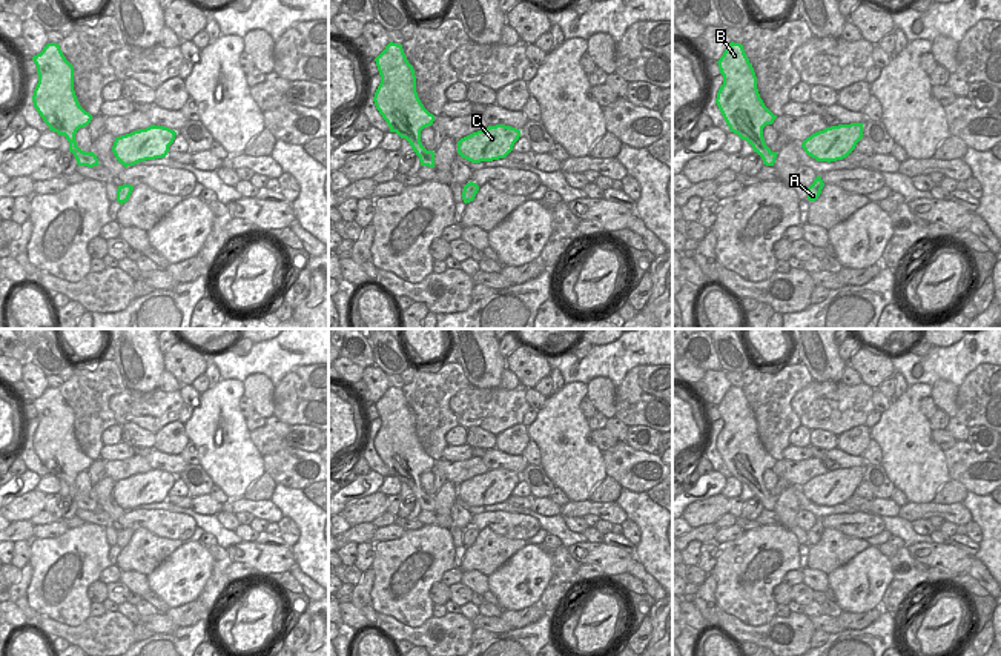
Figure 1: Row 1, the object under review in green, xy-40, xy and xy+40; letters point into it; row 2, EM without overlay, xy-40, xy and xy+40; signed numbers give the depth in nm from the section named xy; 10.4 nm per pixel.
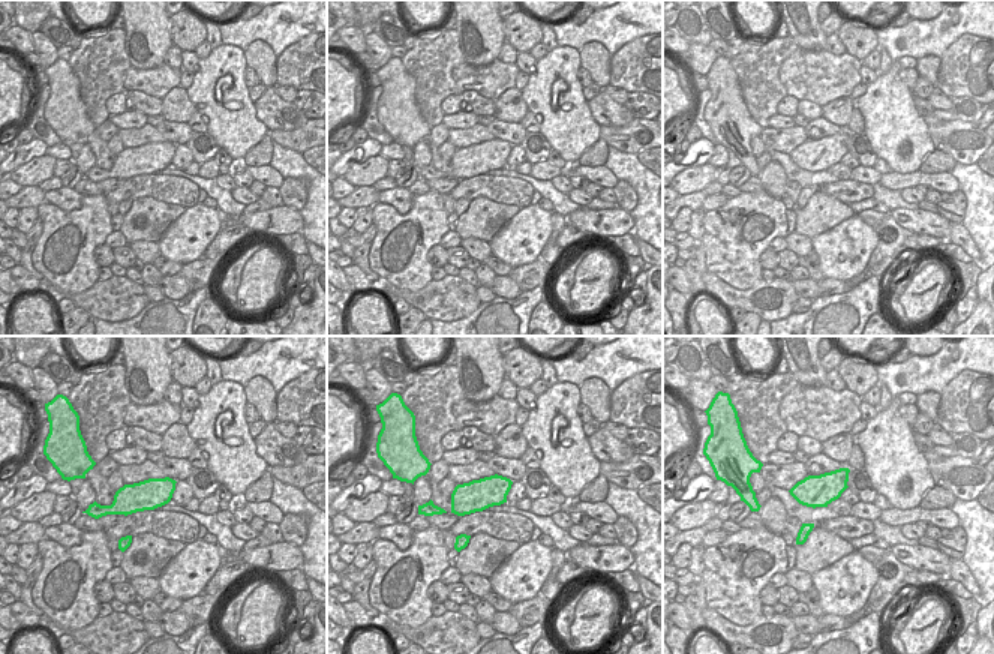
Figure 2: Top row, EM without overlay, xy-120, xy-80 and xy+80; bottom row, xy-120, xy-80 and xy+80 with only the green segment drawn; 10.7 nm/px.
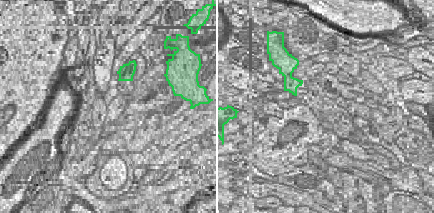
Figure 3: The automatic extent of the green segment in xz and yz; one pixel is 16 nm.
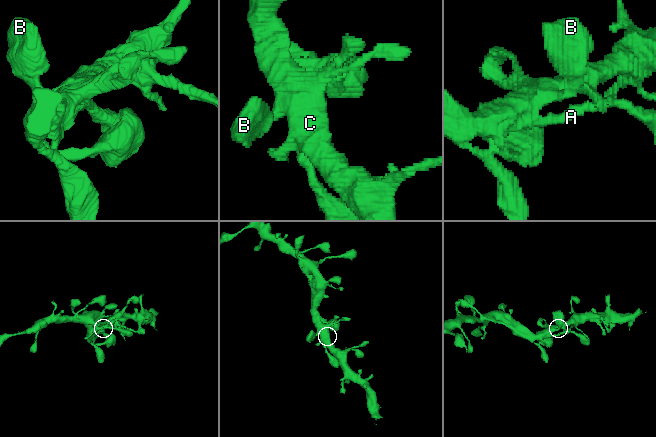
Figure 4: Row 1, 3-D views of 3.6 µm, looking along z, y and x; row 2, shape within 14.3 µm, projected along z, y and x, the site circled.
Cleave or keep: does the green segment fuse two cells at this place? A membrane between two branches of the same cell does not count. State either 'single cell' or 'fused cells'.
single cell

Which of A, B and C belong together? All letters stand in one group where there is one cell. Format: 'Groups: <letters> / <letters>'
Groups: A B C.

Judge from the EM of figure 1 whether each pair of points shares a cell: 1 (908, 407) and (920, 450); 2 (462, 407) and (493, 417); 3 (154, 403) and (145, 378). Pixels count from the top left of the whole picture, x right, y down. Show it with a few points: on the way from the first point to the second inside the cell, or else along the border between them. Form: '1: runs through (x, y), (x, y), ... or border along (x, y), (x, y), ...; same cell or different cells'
1: runs through (908, 418), (908, 437), (911, 440); same cell
2: runs through (470, 407), (485, 409); same cell
3: border along (126, 387), (138, 390), (155, 389); different cells

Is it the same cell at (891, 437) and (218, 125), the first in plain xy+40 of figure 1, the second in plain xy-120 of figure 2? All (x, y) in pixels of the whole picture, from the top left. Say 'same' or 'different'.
same

